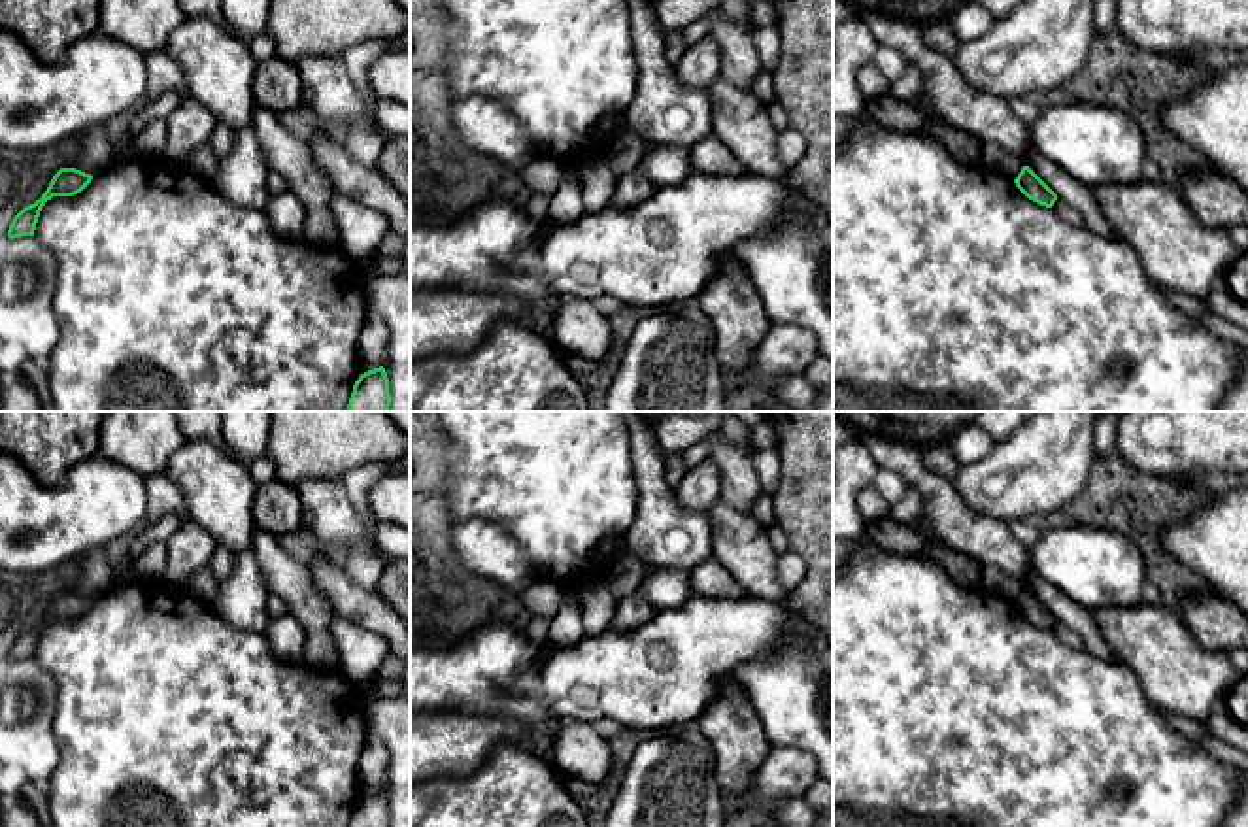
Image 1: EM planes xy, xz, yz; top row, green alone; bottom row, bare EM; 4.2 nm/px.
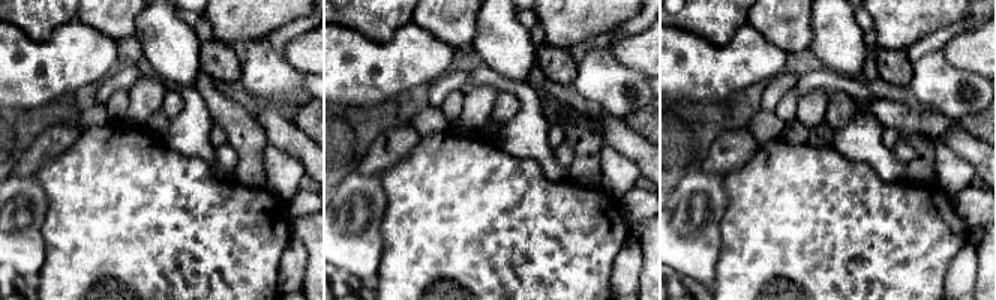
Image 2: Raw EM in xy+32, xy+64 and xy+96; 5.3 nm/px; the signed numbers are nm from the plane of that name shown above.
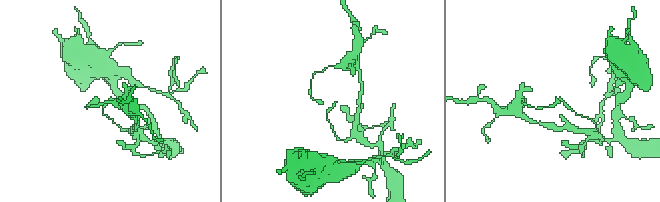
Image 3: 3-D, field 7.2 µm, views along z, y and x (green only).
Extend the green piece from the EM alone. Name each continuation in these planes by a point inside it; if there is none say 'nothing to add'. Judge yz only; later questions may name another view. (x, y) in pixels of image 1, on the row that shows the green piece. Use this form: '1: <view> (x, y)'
nothing to add

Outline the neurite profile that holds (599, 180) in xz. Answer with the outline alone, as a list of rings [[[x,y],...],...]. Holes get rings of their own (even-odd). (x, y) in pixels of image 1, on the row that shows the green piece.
[[[606,155],[585,160],[580,166],[580,177],[583,210],[595,213],[606,208],[617,185],[617,176]]]

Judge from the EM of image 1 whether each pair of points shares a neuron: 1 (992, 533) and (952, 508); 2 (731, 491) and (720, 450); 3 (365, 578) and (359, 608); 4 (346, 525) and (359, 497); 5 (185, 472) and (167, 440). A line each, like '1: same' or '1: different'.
1: same
2: same
3: different
4: different
5: different

